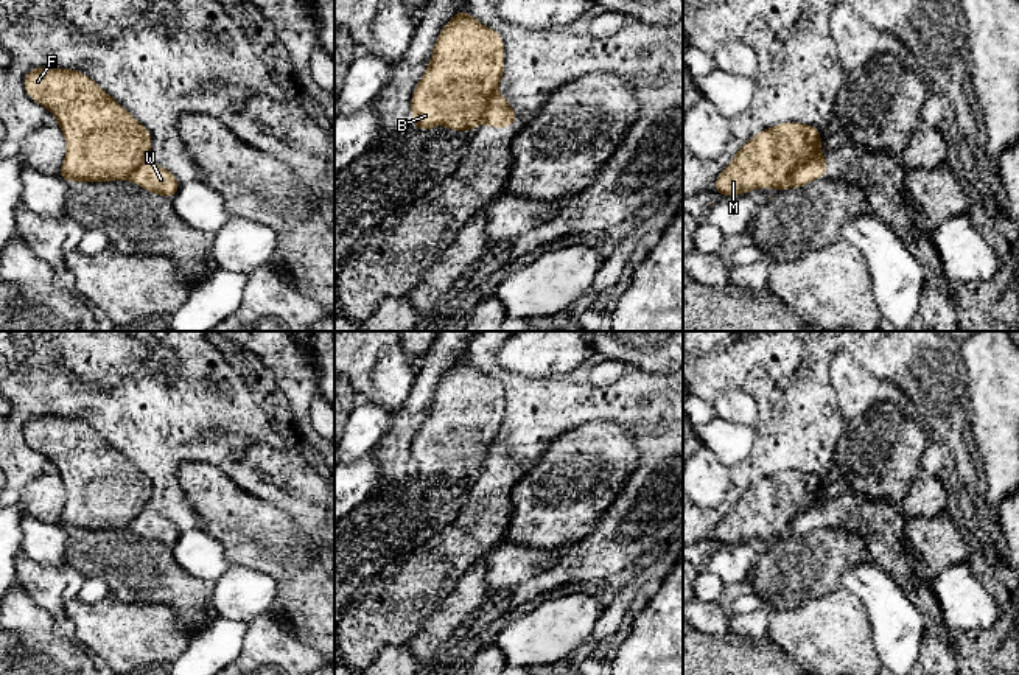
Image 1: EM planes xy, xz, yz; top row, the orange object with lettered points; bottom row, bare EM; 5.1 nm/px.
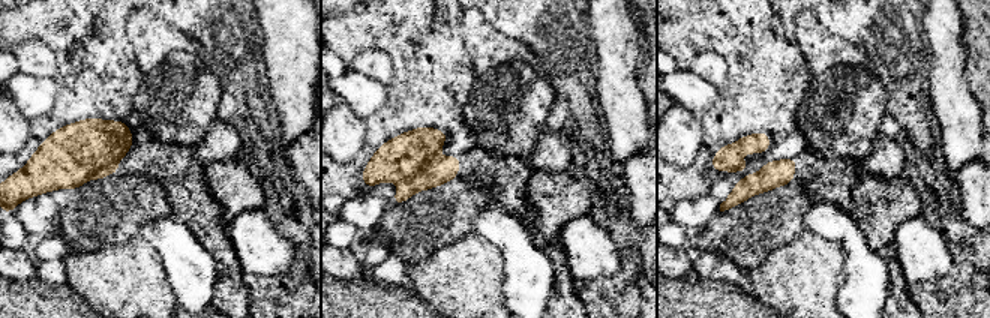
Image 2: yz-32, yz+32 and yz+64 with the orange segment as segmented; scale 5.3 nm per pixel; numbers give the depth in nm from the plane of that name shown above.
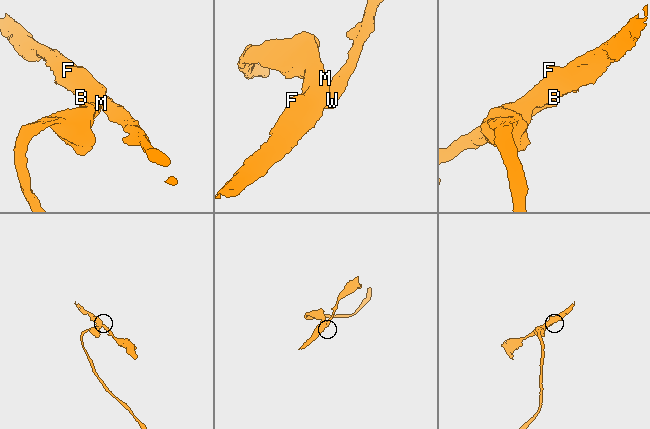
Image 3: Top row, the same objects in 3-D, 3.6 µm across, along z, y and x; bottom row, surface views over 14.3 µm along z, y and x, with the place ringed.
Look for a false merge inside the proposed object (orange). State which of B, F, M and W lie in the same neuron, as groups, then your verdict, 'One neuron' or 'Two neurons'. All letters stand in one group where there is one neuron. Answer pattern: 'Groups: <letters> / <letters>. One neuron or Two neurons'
Groups: B F M / W. Two neurons

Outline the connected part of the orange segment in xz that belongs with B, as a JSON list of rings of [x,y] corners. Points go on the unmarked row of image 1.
[[[462,356],[442,376],[428,418],[411,445],[415,477],[442,473],[451,479],[476,479],[502,420],[501,383]]]

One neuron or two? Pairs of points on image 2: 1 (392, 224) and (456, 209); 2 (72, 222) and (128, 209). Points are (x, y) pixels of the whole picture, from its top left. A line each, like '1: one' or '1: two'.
1: one
2: one

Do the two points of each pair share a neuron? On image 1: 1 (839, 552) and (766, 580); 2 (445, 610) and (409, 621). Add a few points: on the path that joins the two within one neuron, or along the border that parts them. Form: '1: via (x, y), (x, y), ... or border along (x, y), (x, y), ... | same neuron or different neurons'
1: via (820, 560), (812, 568), (784, 579) | same neuron
2: border along (453, 587), (451, 593), (405, 641) | different neurons

